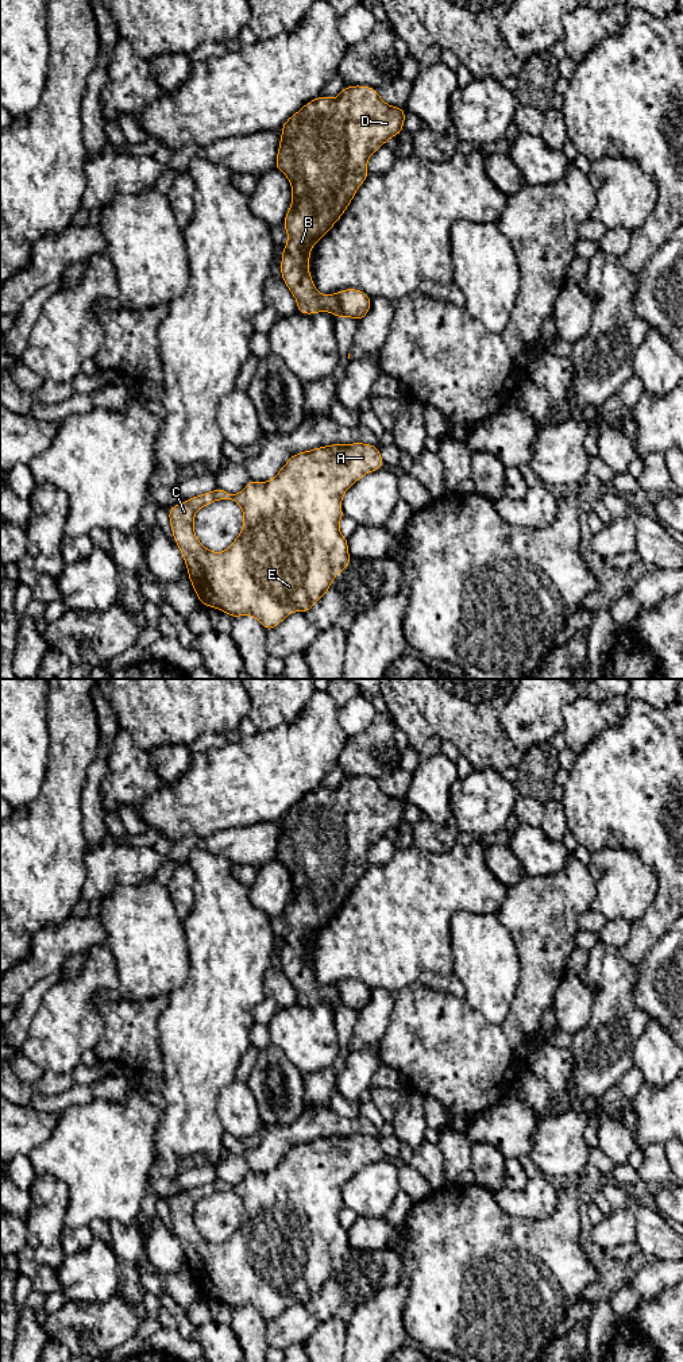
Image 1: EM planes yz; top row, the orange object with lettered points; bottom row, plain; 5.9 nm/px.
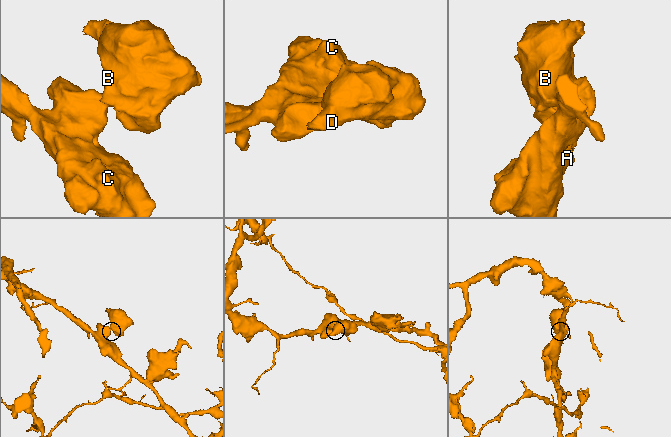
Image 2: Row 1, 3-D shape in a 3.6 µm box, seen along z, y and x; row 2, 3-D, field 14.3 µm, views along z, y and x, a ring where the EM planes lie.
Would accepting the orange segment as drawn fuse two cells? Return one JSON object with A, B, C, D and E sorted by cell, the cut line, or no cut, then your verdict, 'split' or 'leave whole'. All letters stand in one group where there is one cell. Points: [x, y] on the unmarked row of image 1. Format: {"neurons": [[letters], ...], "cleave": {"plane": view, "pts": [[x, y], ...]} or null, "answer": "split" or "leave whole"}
{"neurons": [["A", "C", "E"], ["B", "D"]], "cleave": {"plane": "yz", "pts": [[336, 986], [336, 1002], [334, 1006]]}, "answer": "split"}

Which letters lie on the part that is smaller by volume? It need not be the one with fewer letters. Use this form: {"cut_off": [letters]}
{"cut_off": ["B", "D"]}

